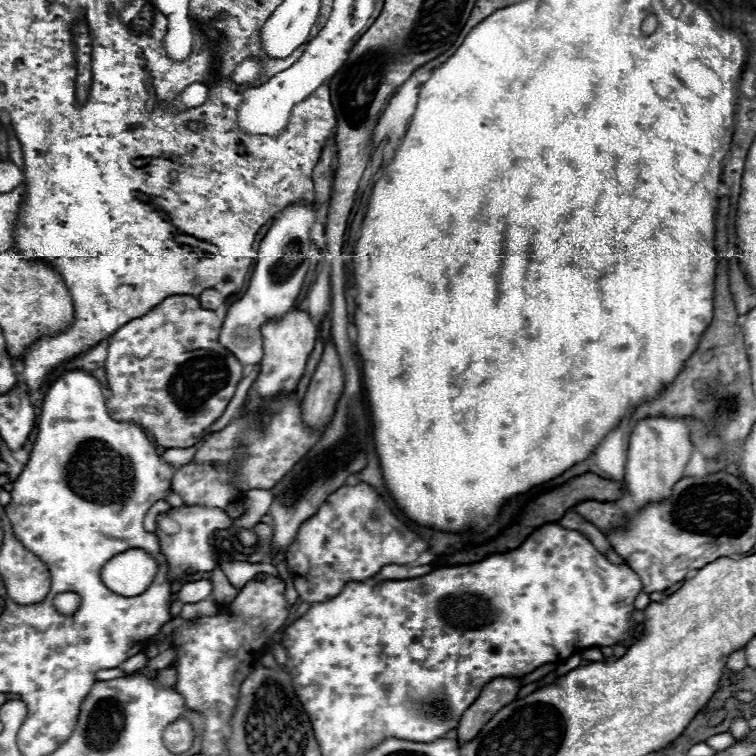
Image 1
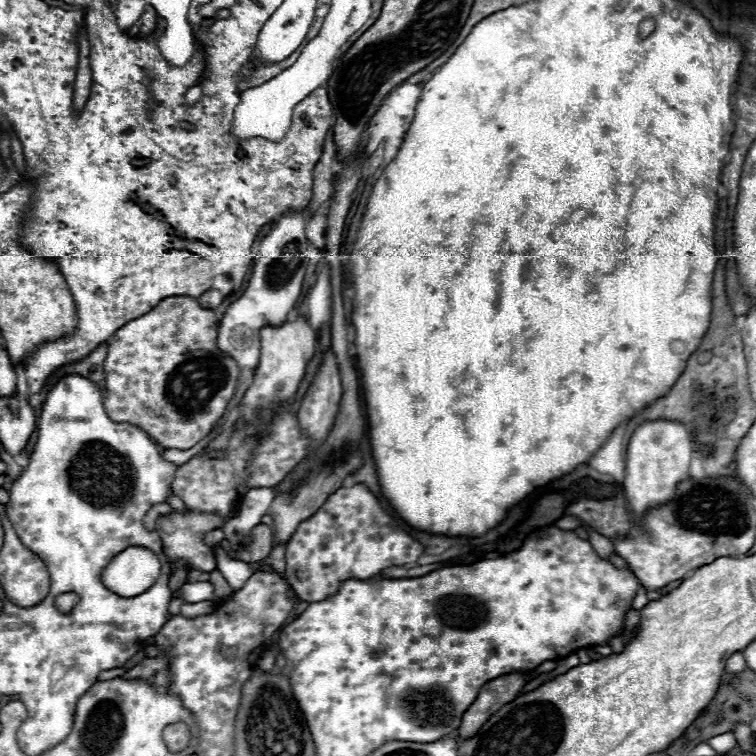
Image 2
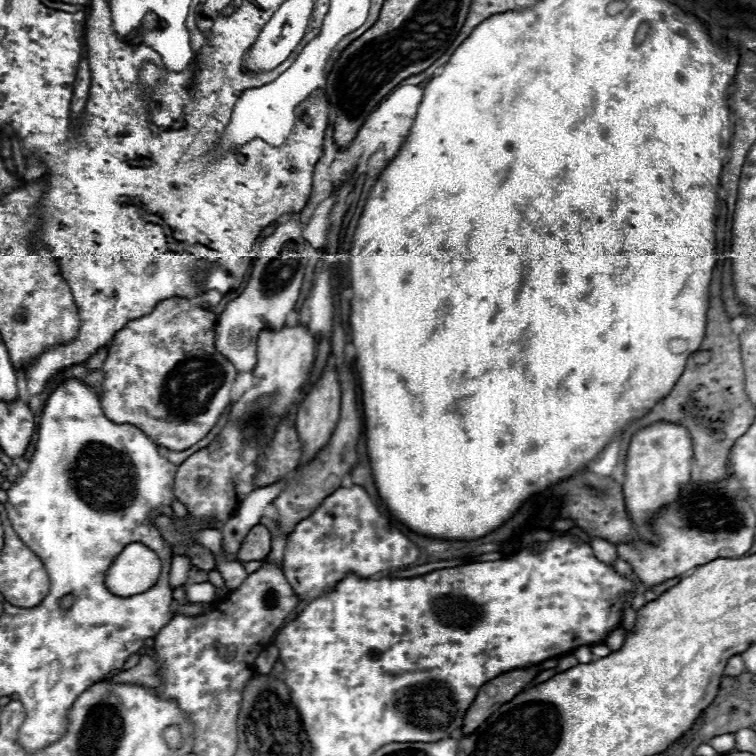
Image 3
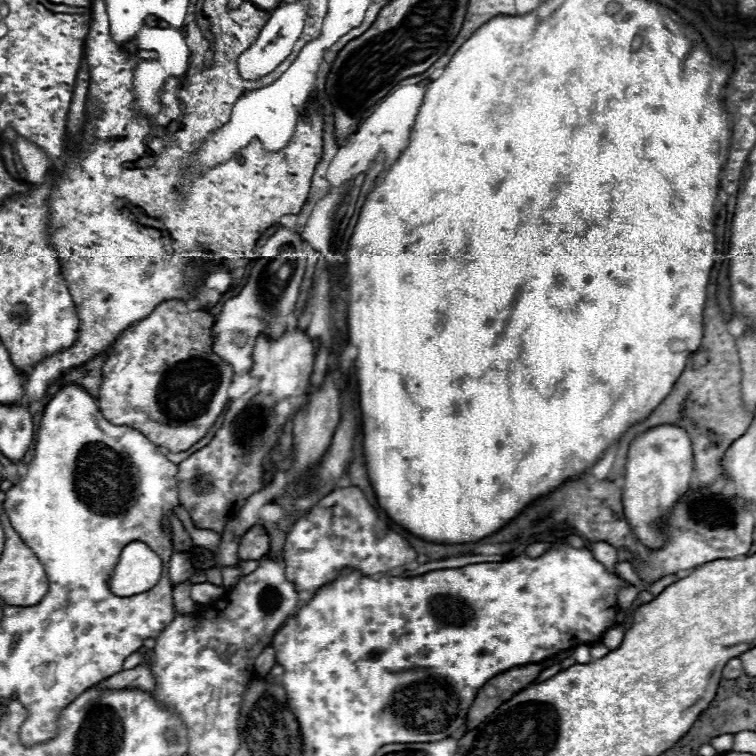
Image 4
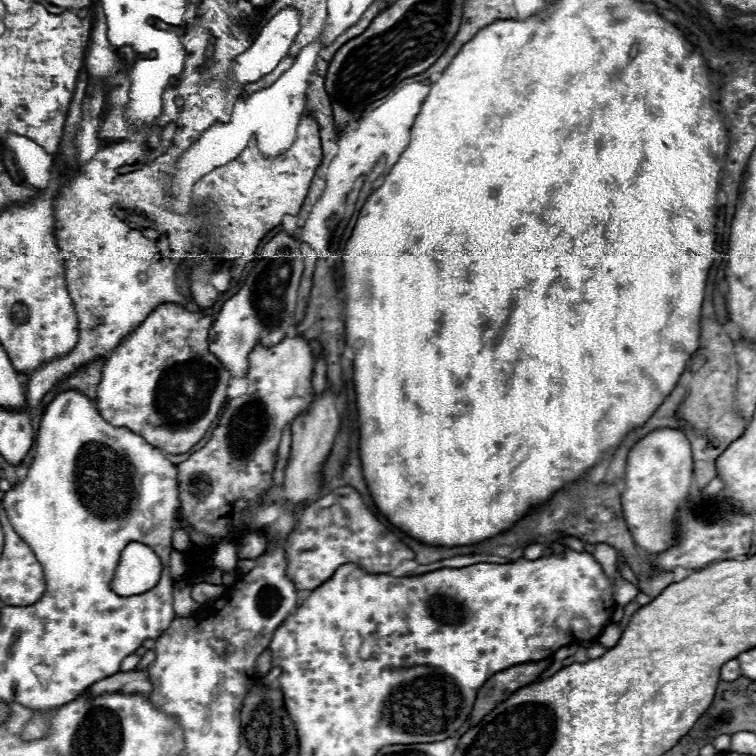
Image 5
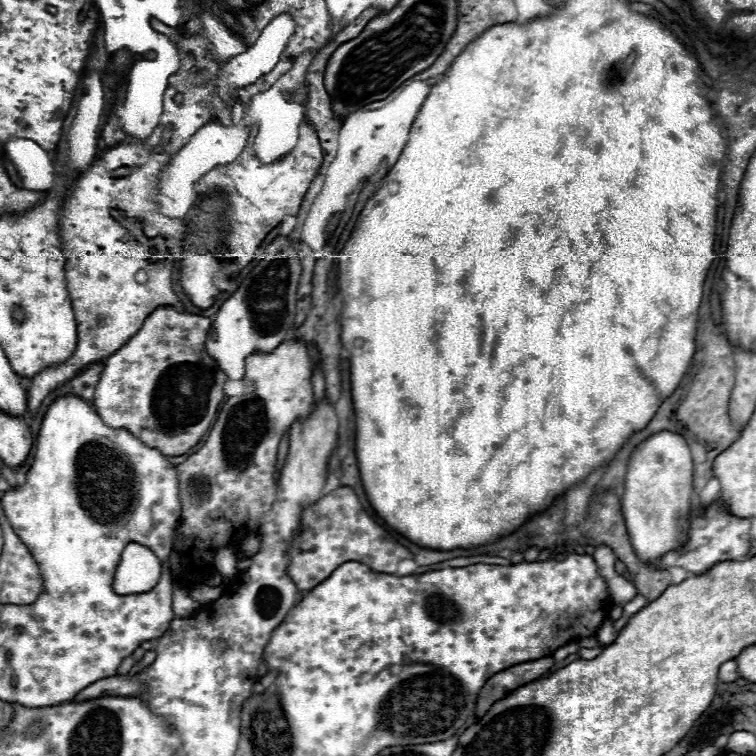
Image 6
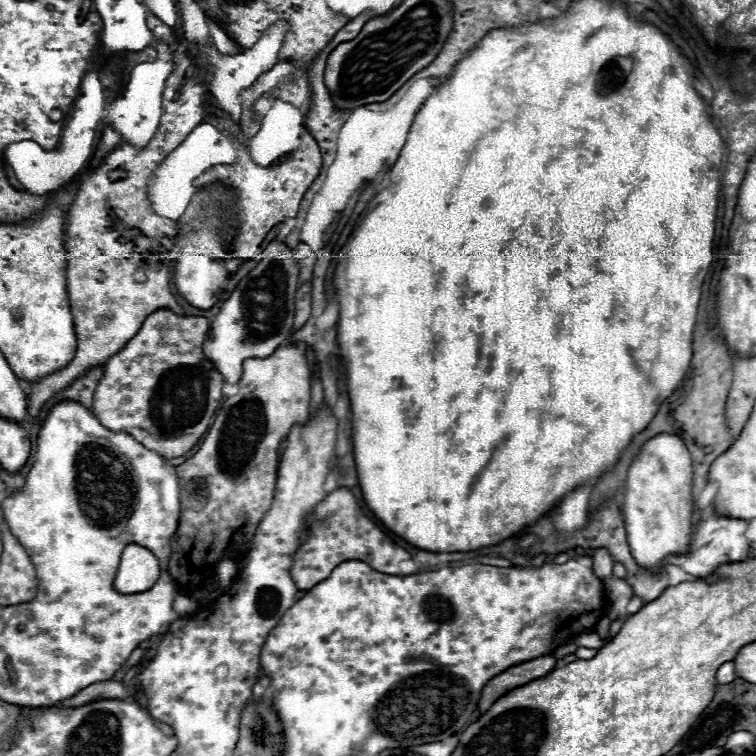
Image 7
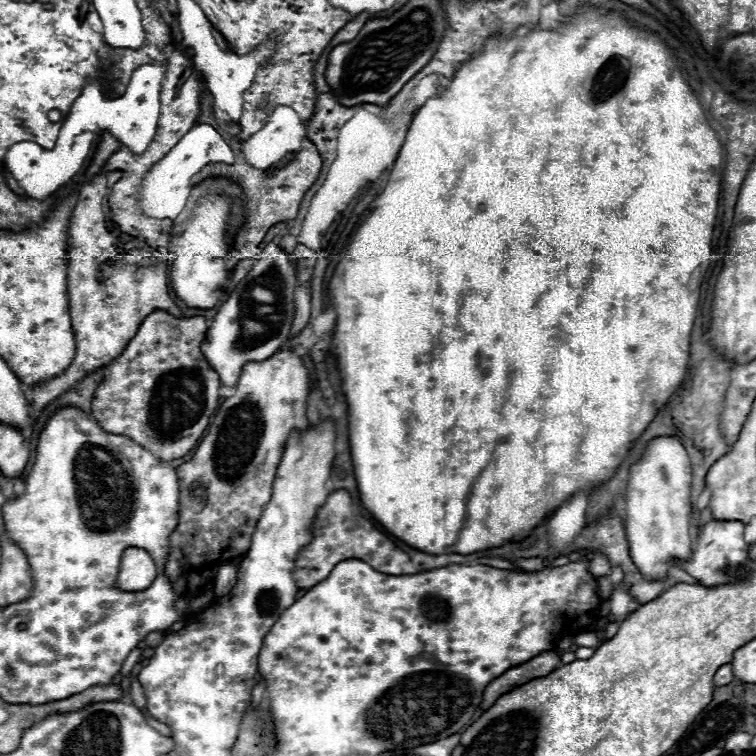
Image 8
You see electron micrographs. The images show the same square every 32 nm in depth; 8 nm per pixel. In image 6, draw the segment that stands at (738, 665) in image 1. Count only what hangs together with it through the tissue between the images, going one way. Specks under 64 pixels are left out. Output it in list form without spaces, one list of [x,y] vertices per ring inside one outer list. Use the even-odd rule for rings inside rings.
[[[728,660],[720,666],[718,670],[718,680],[720,682],[732,682],[738,678],[738,672],[736,672],[736,662],[734,660]]]

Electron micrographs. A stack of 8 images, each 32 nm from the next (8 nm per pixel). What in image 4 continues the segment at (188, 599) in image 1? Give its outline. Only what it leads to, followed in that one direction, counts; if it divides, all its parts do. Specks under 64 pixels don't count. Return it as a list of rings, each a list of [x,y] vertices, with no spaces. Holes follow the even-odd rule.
[[[208,582],[192,584],[192,590],[190,590],[192,600],[198,602],[198,604],[208,604],[212,600],[218,600],[222,594],[224,594],[222,586],[214,586],[214,584],[208,584]]]

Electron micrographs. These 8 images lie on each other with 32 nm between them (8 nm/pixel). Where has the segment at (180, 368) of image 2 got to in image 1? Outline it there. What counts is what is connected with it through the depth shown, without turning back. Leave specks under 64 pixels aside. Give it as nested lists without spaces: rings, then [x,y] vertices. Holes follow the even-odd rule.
[[[170,296],[170,298],[166,298],[164,302],[160,302],[160,304],[158,304],[152,312],[148,312],[146,316],[134,318],[134,320],[130,320],[128,324],[124,324],[122,328],[118,328],[118,330],[112,334],[112,338],[110,338],[108,358],[106,358],[106,362],[104,362],[106,380],[108,380],[108,390],[110,390],[110,398],[106,400],[106,404],[108,404],[108,414],[110,414],[114,420],[128,420],[128,422],[134,422],[134,424],[142,426],[142,428],[156,440],[156,444],[160,444],[160,446],[164,446],[164,448],[190,448],[190,446],[194,446],[198,440],[202,440],[202,438],[206,436],[206,430],[224,414],[230,398],[234,396],[234,390],[236,390],[238,382],[242,380],[242,372],[244,372],[244,366],[242,366],[230,352],[226,352],[226,350],[220,346],[220,342],[218,342],[220,326],[222,326],[222,320],[214,314],[214,310],[204,310],[194,296]]]

